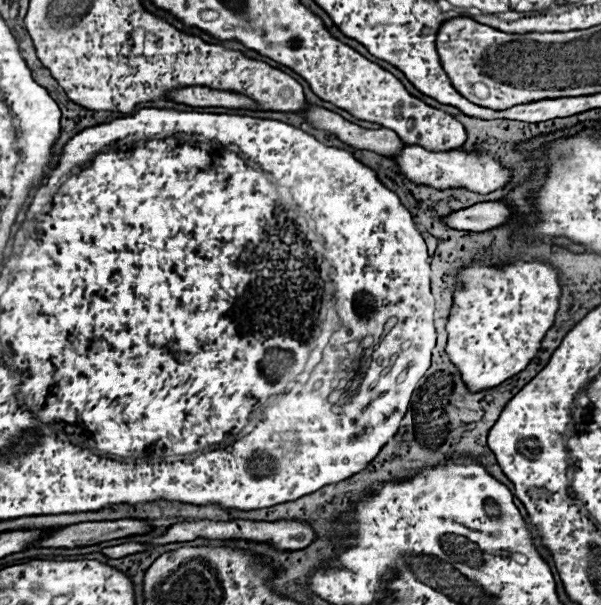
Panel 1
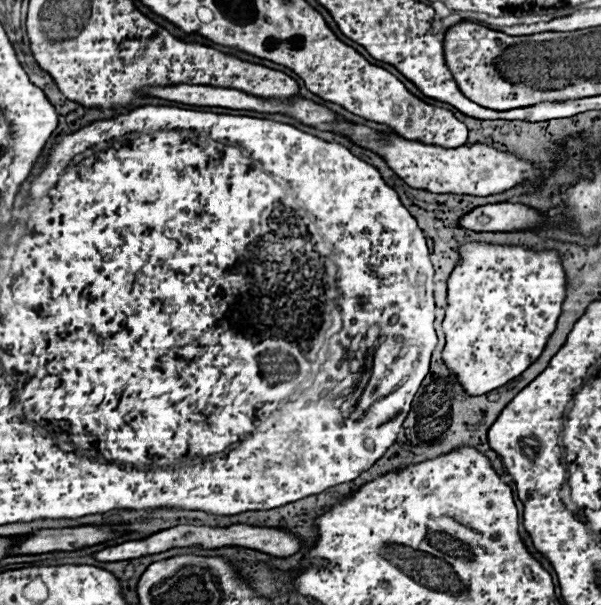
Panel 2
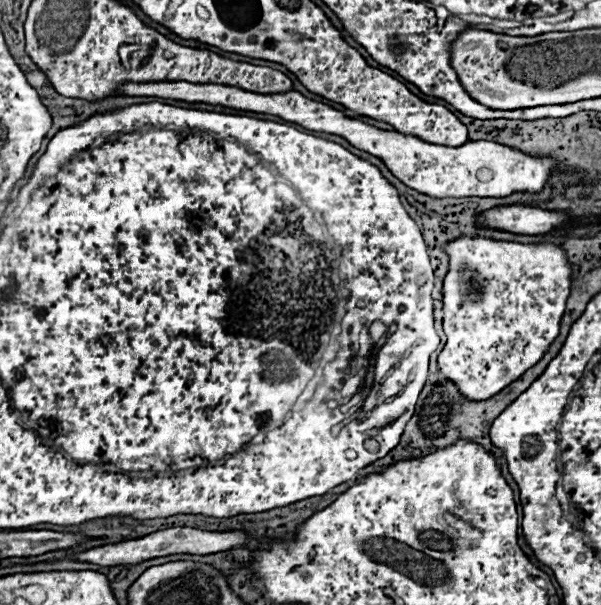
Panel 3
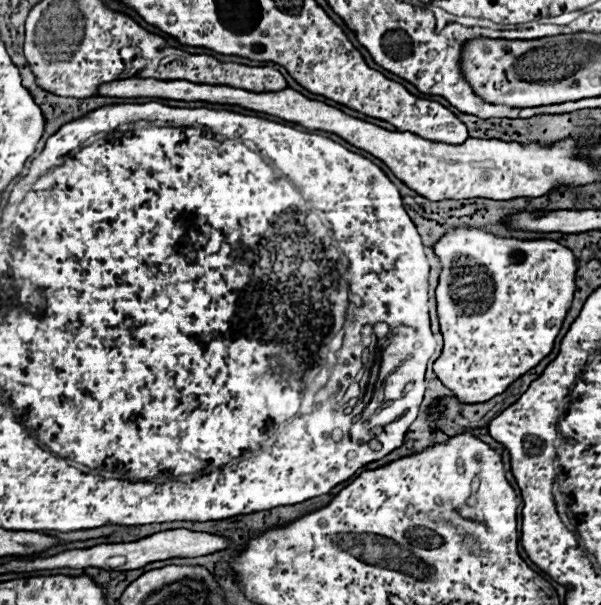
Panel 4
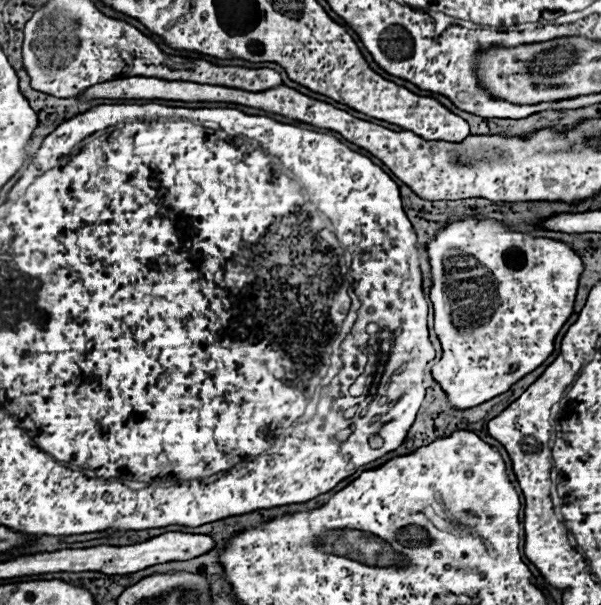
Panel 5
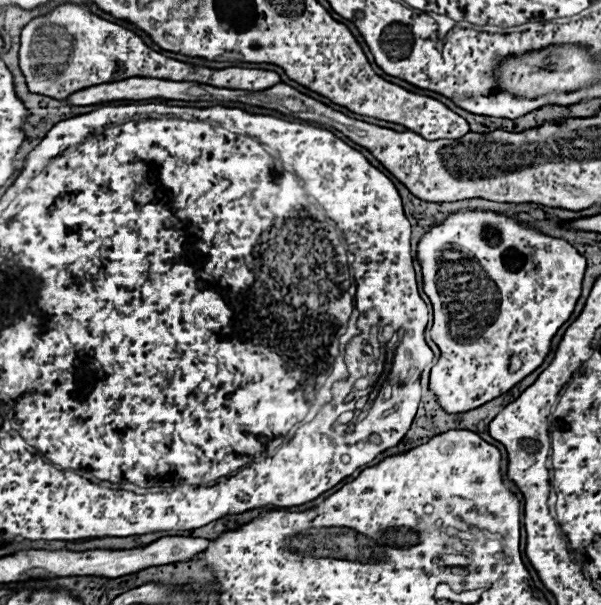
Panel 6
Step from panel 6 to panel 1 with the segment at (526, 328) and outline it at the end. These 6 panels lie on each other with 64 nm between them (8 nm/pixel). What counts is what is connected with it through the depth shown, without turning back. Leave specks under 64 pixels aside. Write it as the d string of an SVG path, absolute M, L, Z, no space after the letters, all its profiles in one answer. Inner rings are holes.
M476 258L476 262L458 274L460 286L454 292L454 308L448 318L446 330L448 330L448 346L446 352L450 354L450 360L454 366L458 366L462 380L470 386L470 390L482 390L482 388L494 388L498 382L504 382L506 378L518 374L522 366L526 366L538 352L540 342L550 330L554 322L554 314L558 310L558 296L560 296L560 284L558 284L558 270L552 268L546 262L524 262L514 260L510 264L504 264L502 268L484 266L482 258Z

